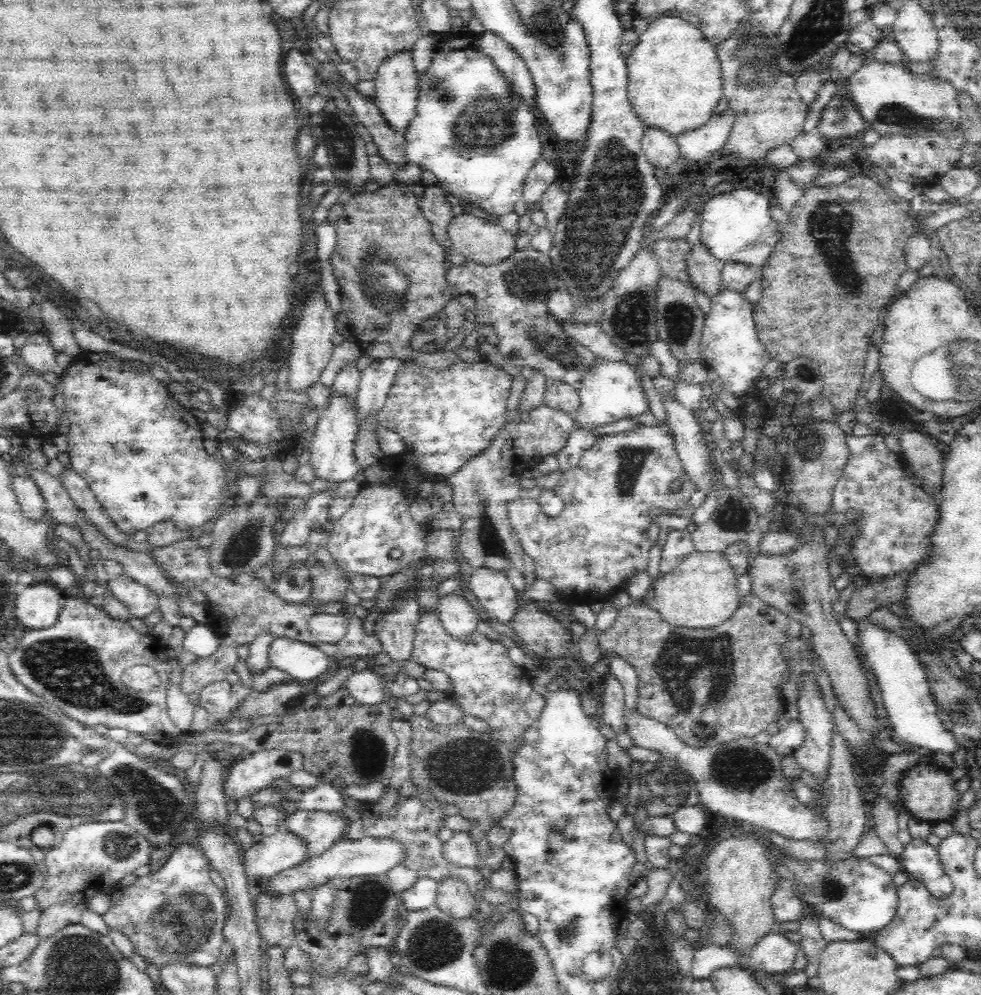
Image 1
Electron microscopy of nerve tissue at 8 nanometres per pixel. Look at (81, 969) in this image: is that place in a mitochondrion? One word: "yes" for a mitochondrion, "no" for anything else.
yes

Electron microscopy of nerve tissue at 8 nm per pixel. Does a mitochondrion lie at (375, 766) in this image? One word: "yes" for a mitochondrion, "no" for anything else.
yes

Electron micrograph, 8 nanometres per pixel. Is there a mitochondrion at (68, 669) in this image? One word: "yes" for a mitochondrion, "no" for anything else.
yes

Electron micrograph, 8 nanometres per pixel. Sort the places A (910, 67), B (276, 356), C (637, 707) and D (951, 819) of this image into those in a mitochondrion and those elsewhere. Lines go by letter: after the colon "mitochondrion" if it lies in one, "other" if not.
A: other
B: other
C: other
D: other

